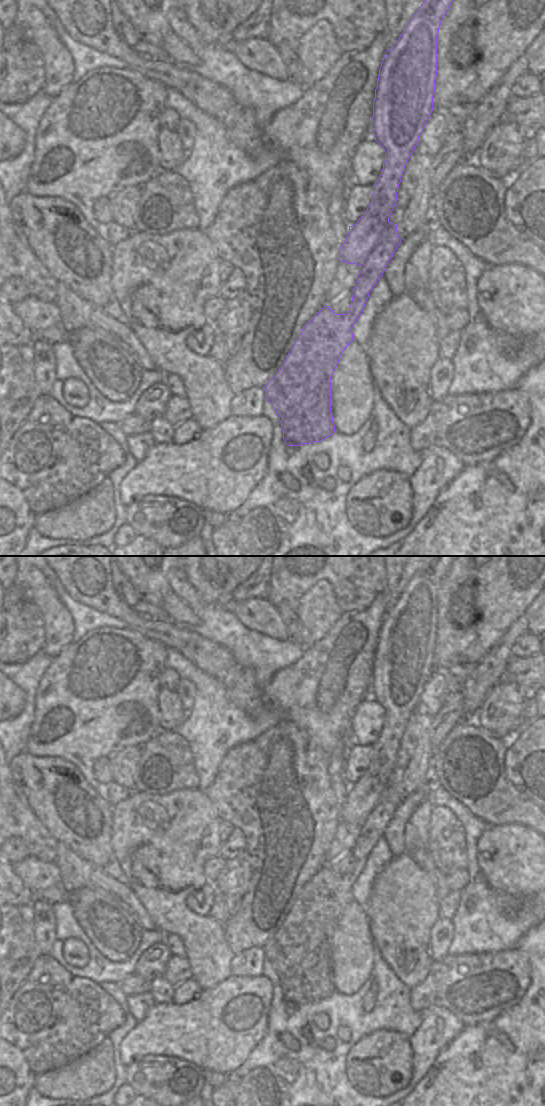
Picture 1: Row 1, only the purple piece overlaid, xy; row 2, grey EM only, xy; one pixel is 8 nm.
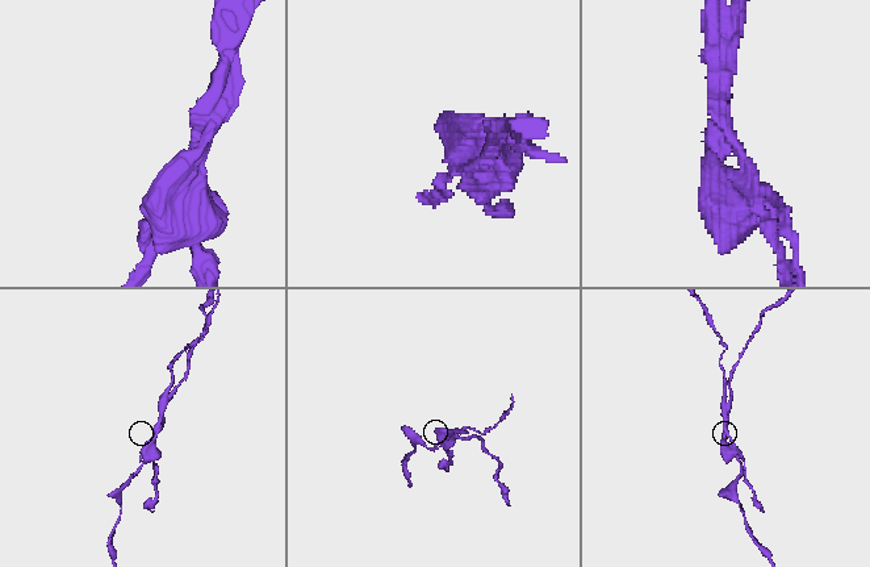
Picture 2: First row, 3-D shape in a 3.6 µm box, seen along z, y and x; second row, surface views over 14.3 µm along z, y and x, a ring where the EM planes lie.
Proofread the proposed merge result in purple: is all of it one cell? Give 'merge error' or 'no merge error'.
merge error

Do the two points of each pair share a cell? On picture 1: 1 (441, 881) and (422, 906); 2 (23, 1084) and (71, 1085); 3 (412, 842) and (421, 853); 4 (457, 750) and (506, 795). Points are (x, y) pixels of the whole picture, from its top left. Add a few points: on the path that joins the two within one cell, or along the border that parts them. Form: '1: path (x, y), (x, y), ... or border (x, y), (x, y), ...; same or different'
1: border (422, 869), (430, 877), (438, 900); different
2: border (35, 1074), (32, 1087); different
3: path (415, 845), (419, 850); same
4: path (463, 772), (463, 796), (474, 803), (484, 798); same

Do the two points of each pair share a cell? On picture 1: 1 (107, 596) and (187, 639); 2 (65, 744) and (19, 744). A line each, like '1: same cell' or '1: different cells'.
1: same cell
2: different cells

